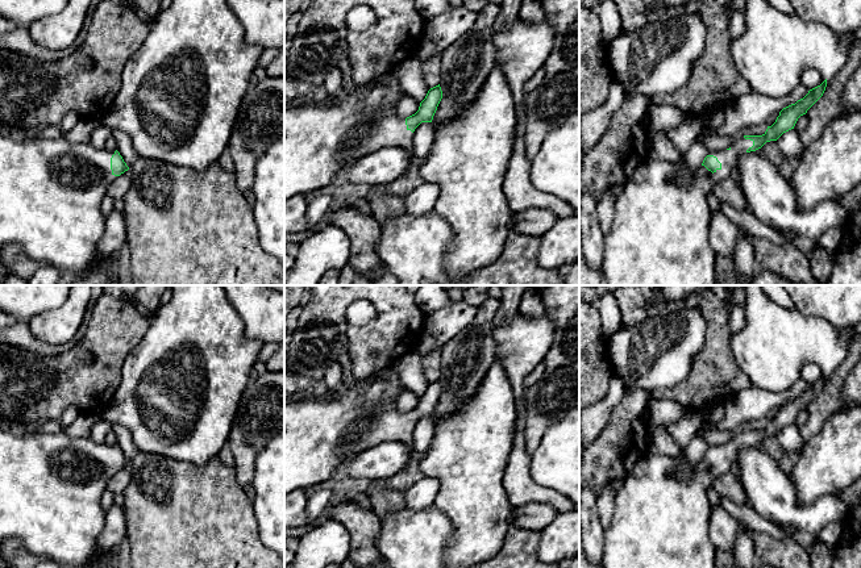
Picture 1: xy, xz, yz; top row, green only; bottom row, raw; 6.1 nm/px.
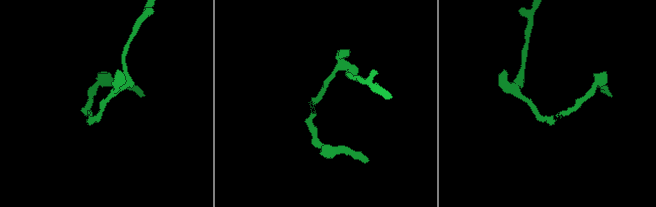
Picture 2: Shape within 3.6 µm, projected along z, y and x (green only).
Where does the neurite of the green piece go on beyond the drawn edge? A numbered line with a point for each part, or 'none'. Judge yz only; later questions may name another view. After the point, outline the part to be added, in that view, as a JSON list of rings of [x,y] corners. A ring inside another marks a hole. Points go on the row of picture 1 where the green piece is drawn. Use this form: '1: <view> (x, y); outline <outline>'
1: yz (660, 233); outline [[[741,135],[729,150],[710,151],[721,163],[714,174],[704,166],[691,172],[685,158],[678,163],[648,159],[639,164],[623,187],[612,227],[604,235],[600,273],[606,285],[715,285],[707,199],[718,181],[729,179],[739,156],[752,146],[753,141]]]

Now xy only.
1: xy (50, 189); outline [[[24,133],[21,137],[17,134],[0,135],[0,248],[17,246],[22,248],[30,259],[38,260],[42,266],[51,266],[58,271],[70,271],[75,276],[100,268],[107,262],[107,259],[101,259],[96,251],[107,221],[101,213],[101,201],[107,196],[109,184],[118,178],[115,176],[111,170],[111,158],[113,154],[115,151],[112,150],[96,149],[91,142],[71,143],[63,138],[47,139],[32,133]]]

